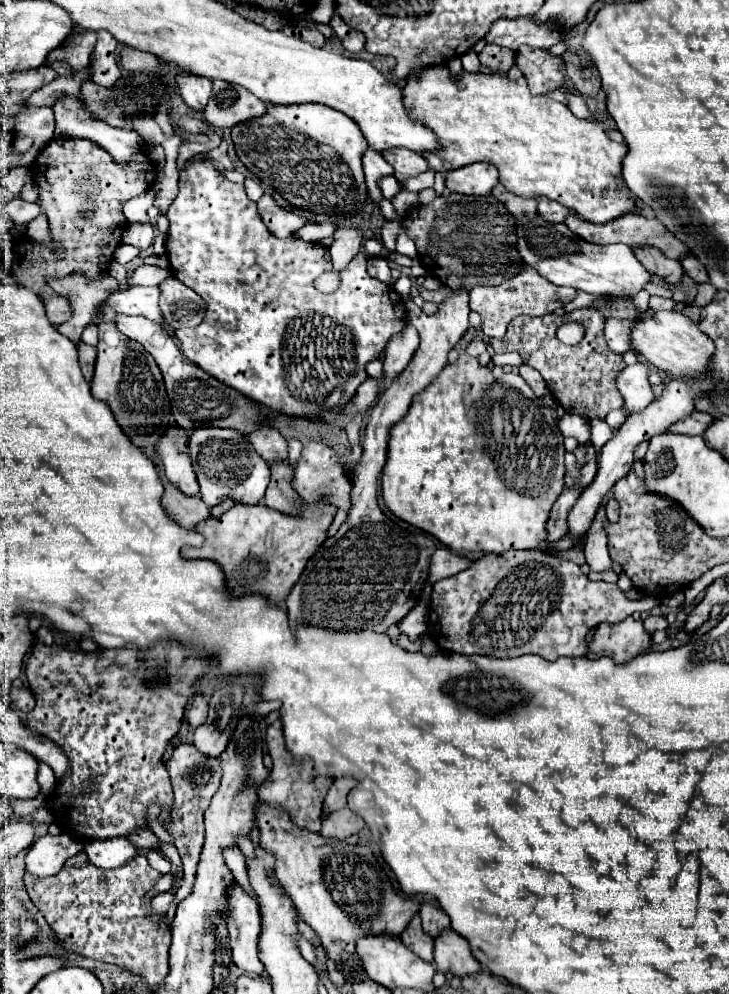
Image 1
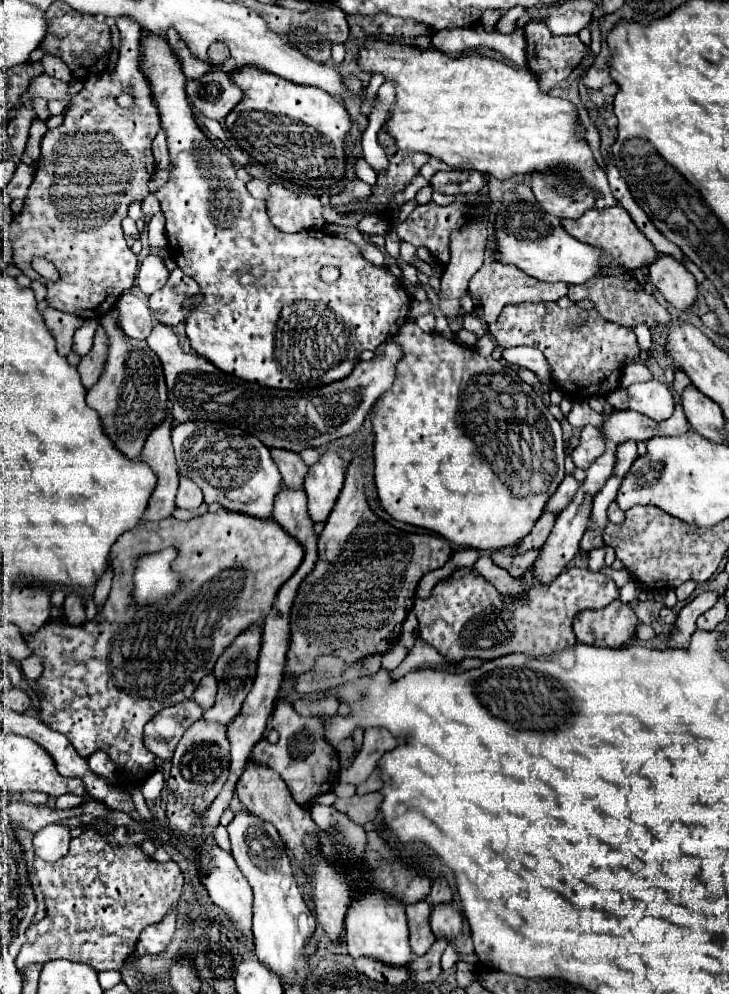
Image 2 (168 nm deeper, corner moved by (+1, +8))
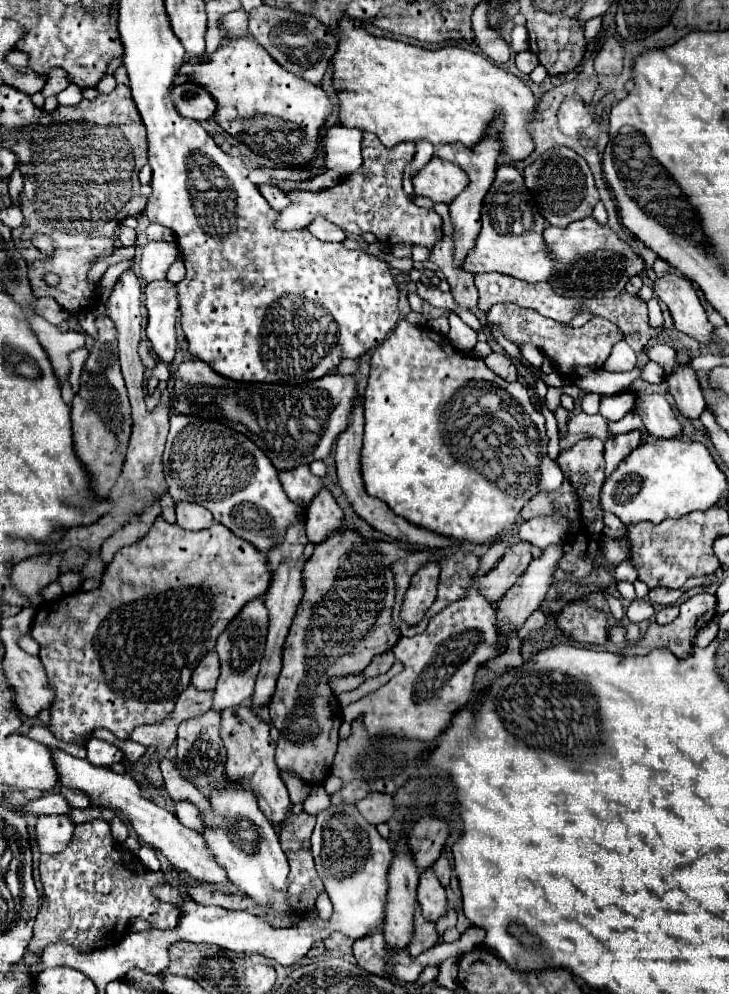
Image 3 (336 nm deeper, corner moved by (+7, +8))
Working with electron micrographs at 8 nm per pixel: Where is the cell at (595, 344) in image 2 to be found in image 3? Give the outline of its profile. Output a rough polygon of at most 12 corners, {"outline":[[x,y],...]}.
{"outline":[[513,303],[493,305],[513,343],[531,343],[571,377],[575,367],[603,369],[623,339],[609,321],[583,327],[541,317]]}

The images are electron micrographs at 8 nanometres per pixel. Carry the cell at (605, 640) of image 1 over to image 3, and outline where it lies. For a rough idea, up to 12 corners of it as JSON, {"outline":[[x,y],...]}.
{"outline":[[567,603],[555,621],[567,639],[607,643],[607,615]]}

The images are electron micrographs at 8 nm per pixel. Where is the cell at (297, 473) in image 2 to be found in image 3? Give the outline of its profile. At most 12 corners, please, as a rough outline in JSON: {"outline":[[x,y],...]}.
{"outline":[[307,465],[279,477],[287,497],[307,507],[323,489]]}

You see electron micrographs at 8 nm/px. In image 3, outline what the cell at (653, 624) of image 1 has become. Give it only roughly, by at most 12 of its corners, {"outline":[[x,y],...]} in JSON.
{"outline":[[663,607],[655,621],[667,625],[679,617],[677,607]]}

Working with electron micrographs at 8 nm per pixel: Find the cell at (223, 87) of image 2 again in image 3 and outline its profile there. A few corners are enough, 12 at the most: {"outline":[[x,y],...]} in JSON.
{"outline":[[197,83],[173,87],[181,117],[203,121],[215,113],[213,97]]}

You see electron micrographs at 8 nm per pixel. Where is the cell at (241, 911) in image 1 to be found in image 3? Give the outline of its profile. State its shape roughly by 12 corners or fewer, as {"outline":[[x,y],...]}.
{"outline":[[51,749],[63,785],[129,819],[175,869],[229,887],[203,837],[127,773]]}

